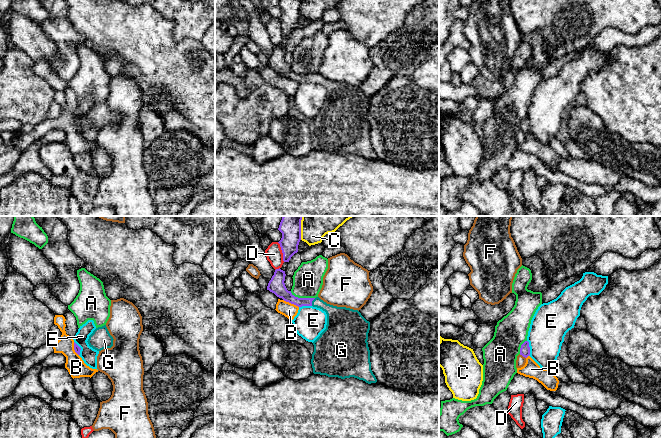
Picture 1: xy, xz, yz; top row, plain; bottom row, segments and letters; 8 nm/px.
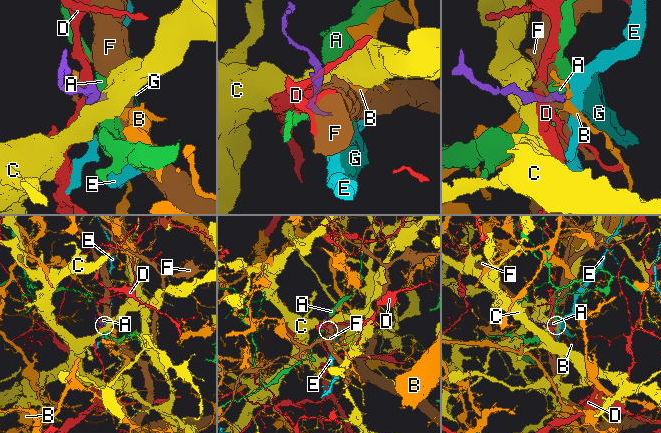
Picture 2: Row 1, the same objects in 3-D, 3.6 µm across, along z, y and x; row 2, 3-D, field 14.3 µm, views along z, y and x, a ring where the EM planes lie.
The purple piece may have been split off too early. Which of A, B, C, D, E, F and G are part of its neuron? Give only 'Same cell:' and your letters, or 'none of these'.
Same cell: G

